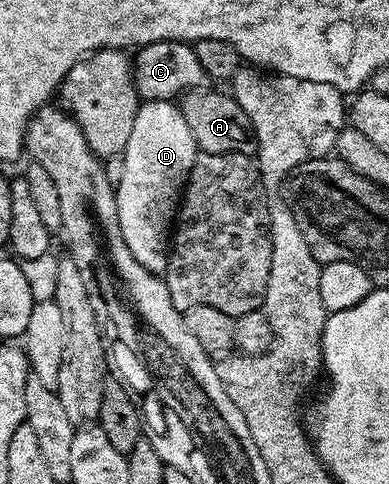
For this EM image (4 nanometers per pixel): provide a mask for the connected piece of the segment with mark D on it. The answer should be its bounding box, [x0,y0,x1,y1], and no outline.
[115,101,197,275]

